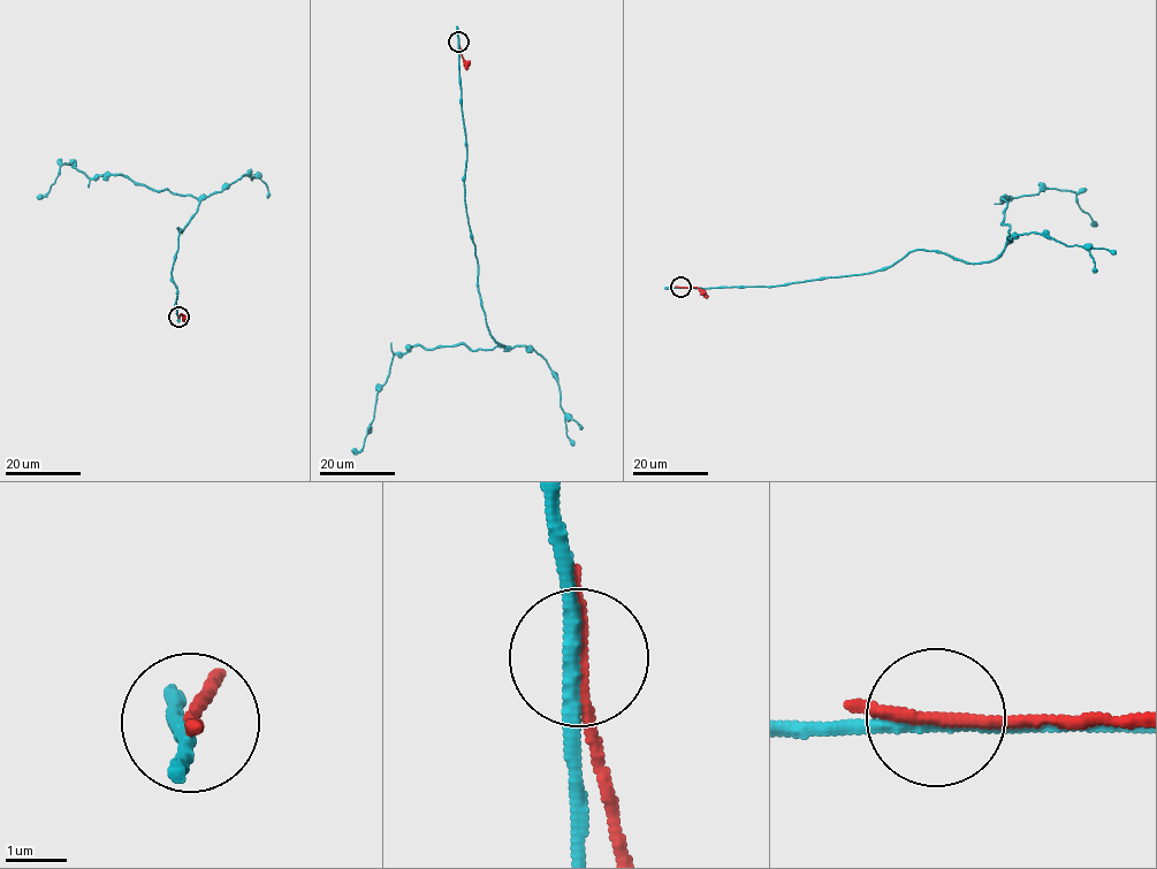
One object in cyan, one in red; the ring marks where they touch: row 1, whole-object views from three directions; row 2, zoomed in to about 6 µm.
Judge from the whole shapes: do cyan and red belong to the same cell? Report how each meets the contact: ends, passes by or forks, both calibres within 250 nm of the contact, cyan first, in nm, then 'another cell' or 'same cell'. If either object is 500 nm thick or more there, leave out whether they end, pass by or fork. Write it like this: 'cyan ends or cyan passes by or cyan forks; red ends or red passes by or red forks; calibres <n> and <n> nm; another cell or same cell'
cyan passes by; red passes by; calibres 240 and 200 nm; another cell

